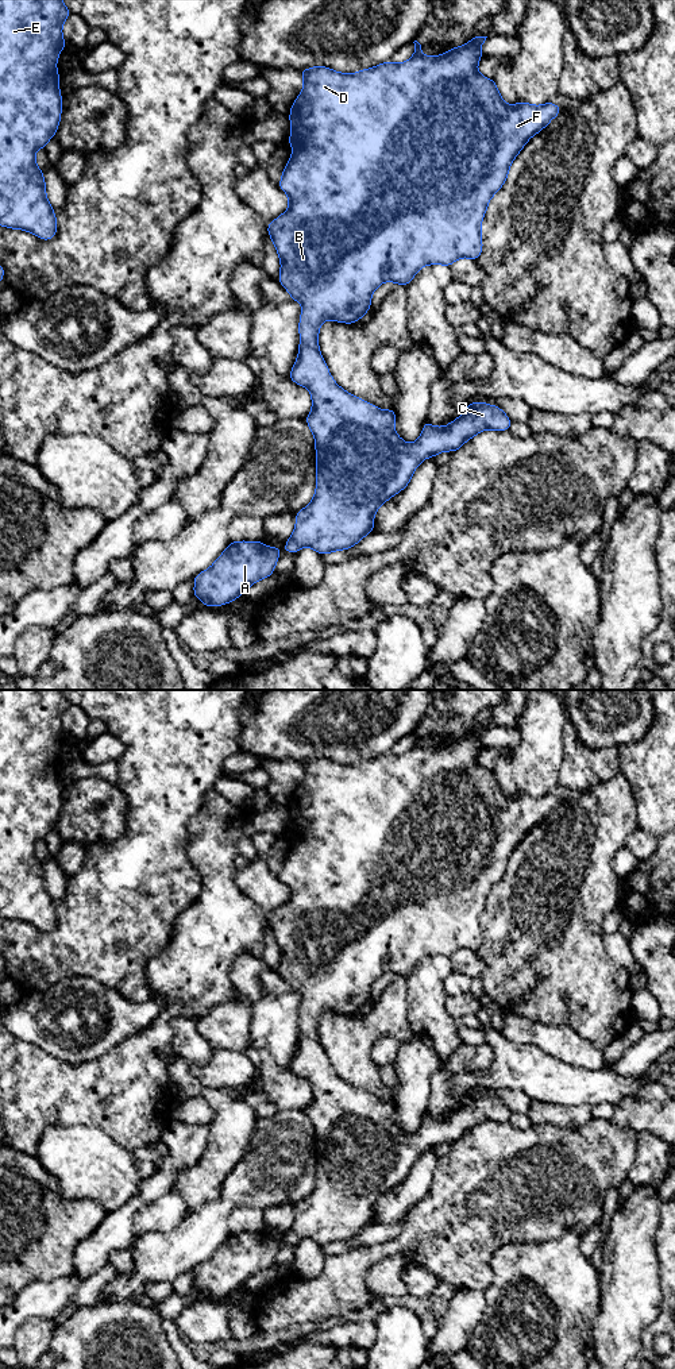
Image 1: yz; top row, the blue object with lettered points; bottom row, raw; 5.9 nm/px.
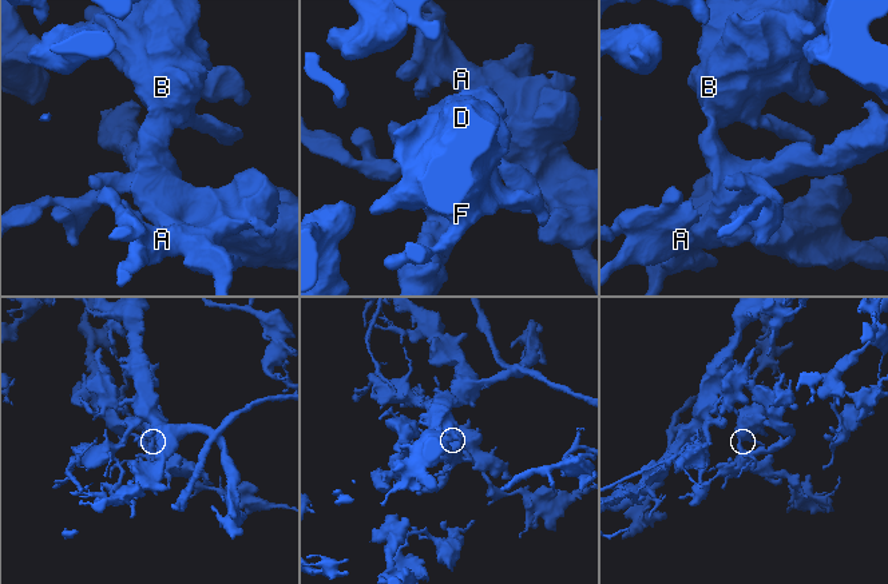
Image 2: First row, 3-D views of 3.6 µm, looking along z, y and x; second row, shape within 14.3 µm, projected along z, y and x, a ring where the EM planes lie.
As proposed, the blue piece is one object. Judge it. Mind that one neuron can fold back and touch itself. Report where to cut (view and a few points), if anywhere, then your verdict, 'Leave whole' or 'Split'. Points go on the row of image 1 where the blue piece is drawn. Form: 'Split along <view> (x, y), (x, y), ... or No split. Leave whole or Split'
No split. Leave whole

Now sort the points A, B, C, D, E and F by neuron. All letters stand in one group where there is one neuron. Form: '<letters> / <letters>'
A B C D E F

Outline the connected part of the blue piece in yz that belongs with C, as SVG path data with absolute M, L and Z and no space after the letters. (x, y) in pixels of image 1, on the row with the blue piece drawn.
M474 35L468 43L460 47L452 47L448 53L435 57L424 55L421 53L421 45L414 41L414 54L410 59L402 63L387 61L371 69L362 69L360 72L352 74L335 72L325 66L313 66L300 70L304 78L304 88L294 100L289 113L290 139L288 144L292 146L294 151L290 154L289 162L282 170L281 181L277 184L289 197L289 209L267 224L267 232L281 261L278 282L289 292L292 300L302 305L298 324L298 356L289 374L289 379L297 385L305 386L312 397L312 410L305 417L305 421L315 436L317 471L315 495L308 506L296 513L294 531L286 540L286 545L282 551L289 551L290 554L296 555L300 548L309 547L320 555L324 555L352 548L366 535L374 531L375 512L382 504L389 501L393 495L408 486L414 470L424 459L433 458L435 455L439 455L444 451L455 452L467 440L472 439L479 432L485 429L508 431L513 423L497 405L475 401L463 410L460 417L455 419L446 427L431 425L427 420L423 425L423 432L418 439L409 444L396 433L394 408L382 410L378 406L342 389L333 381L319 350L319 329L323 321L333 320L346 324L359 321L359 319L364 316L371 306L371 296L374 290L383 282L392 281L394 284L408 286L418 270L427 265L444 265L450 267L459 258L478 261L483 250L481 225L489 201L504 186L505 180L509 176L512 162L520 154L526 142L533 135L545 128L548 123L563 111L563 108L552 104L551 101L543 105L532 105L524 101L518 101L514 105L508 105L501 97L494 80L483 77L477 69L478 62L483 58L481 54L481 46L485 43L486 38L487 36Z

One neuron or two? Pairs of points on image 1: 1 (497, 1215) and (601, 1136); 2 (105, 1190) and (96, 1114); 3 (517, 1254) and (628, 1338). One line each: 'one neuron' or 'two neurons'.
1: one neuron
2: two neurons
3: two neurons

